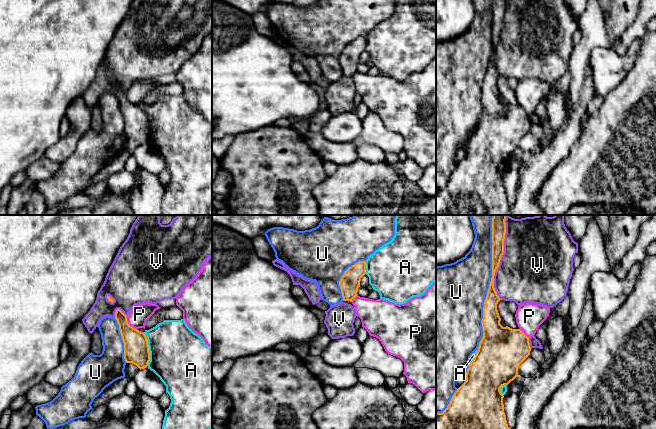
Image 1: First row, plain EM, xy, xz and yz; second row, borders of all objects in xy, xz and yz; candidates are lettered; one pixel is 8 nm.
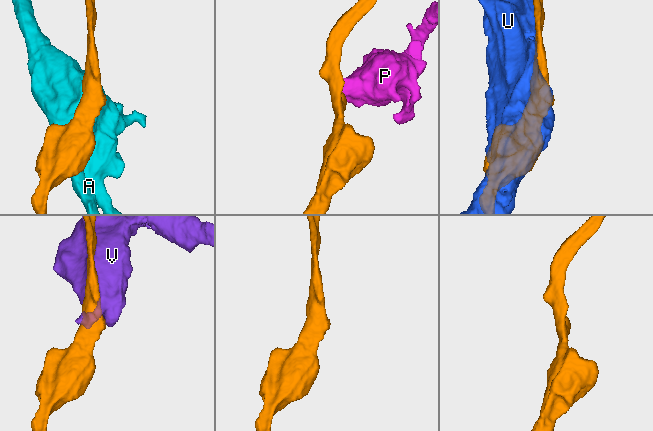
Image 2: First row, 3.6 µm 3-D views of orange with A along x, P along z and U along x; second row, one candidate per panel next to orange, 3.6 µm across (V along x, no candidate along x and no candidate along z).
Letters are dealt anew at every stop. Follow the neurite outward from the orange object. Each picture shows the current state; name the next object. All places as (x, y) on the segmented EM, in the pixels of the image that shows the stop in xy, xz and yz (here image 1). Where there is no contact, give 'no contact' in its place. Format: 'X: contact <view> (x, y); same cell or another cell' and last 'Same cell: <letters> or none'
A: contact xy (148, 349); another cell
P: contact xy (128, 324); another cell
U: contact yz (490, 282); another cell
V: contact yz (501, 256); another cell
Same cell: none

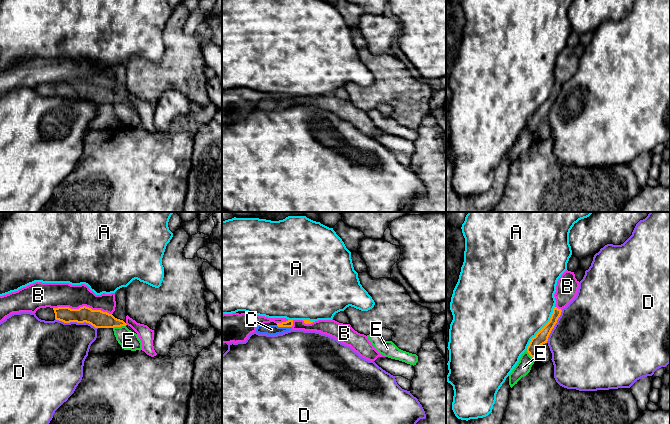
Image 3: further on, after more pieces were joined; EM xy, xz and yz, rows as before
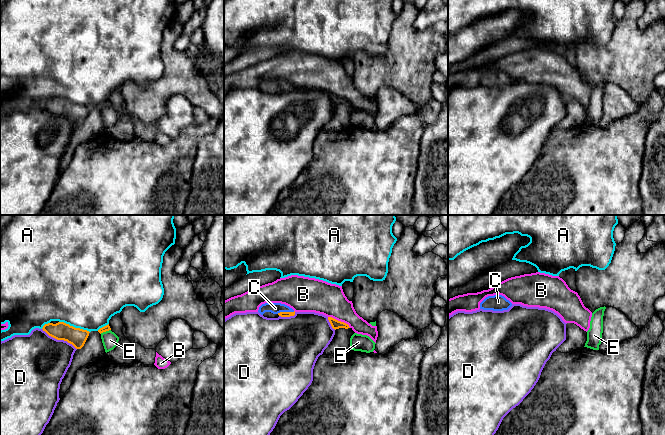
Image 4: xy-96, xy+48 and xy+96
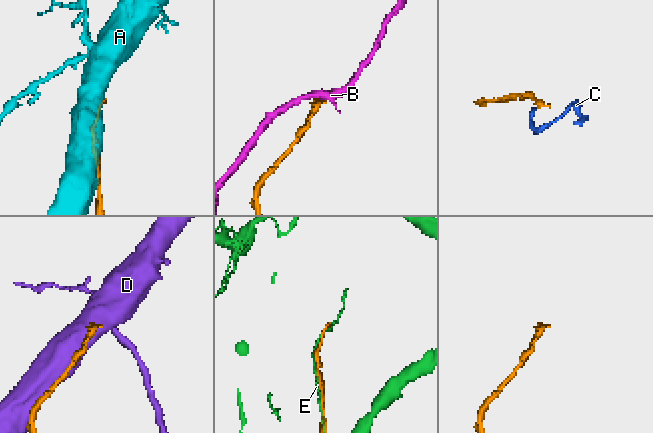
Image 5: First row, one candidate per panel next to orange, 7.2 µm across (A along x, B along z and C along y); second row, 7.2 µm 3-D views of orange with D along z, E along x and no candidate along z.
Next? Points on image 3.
A: contact yz (542, 328); another cell
B: contact xy (82, 307); another cell
C: contact xz (284, 326); same cell
D: contact xy (76, 321); another cell
E: contact xy (119, 326); another cell
Same cell: C

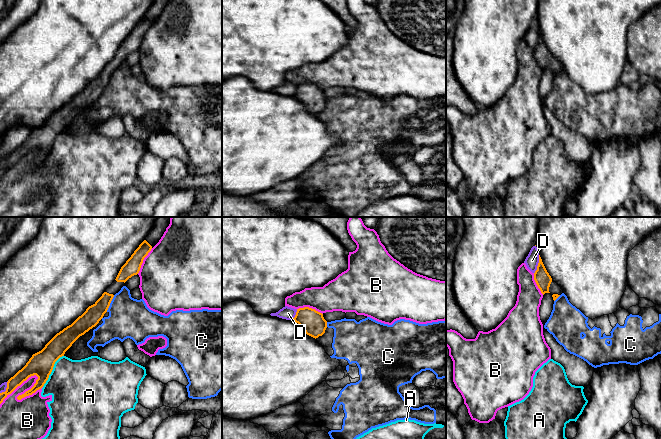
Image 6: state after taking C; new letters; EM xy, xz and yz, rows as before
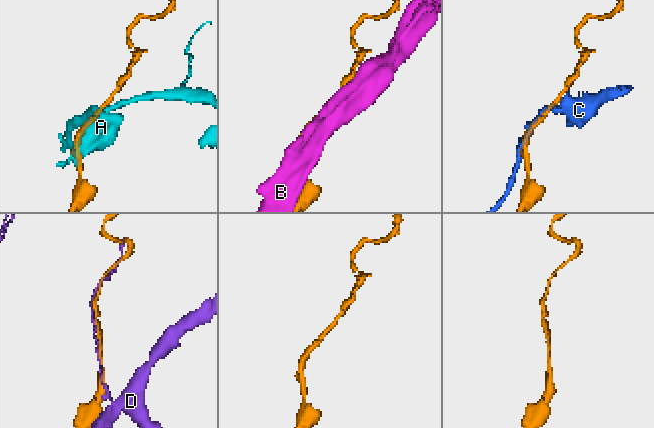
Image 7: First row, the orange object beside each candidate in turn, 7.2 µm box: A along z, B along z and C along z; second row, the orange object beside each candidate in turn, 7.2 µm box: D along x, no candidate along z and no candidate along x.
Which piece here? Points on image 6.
A: contact xy (52, 369); another cell
B: contact xy (18, 385); another cell
C: contact xy (110, 302); another cell
D: contact yz (538, 264); another cell
Same cell: none

